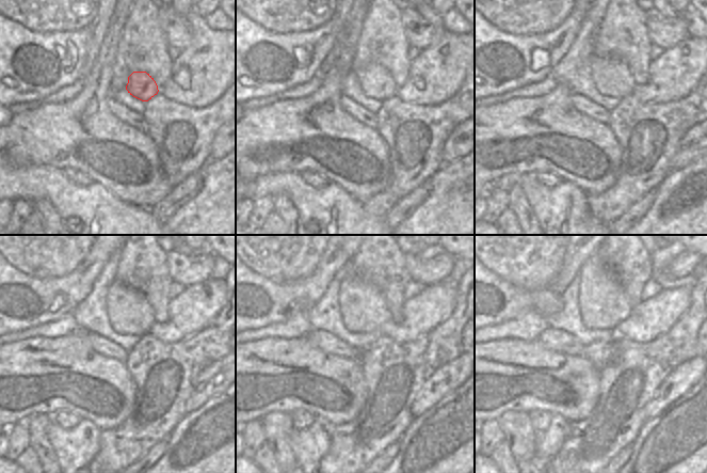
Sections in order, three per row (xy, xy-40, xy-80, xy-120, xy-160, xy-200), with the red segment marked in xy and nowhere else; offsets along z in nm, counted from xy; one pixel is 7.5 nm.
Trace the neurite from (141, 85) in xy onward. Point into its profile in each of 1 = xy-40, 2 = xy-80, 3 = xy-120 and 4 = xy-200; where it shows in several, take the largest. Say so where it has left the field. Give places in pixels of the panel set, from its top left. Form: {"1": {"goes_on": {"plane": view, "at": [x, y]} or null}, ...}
{"1": {"goes_on": {"plane": "xy-40", "at": [375, 81]}}, "2": {"goes_on": {"plane": "xy-80", "at": [611, 76]}}, "3": {"goes_on": {"plane": "xy-120", "at": [132, 314]}}, "4": {"goes_on": {"plane": "xy-200", "at": [610, 305]}}}

